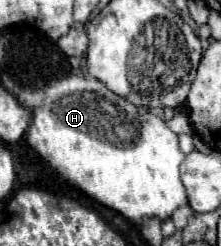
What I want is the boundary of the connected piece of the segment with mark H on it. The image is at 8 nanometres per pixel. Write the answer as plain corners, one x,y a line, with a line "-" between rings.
67,76
51,86
43,102
33,110
33,120
27,128
27,142
63,180
83,190
103,206
121,212
137,226
143,226
143,218
159,218
165,222
177,208
189,204
187,190
179,178
179,166
185,160
185,154
179,148
179,136
165,124
163,118
145,108
137,108
123,96
113,94
95,78

